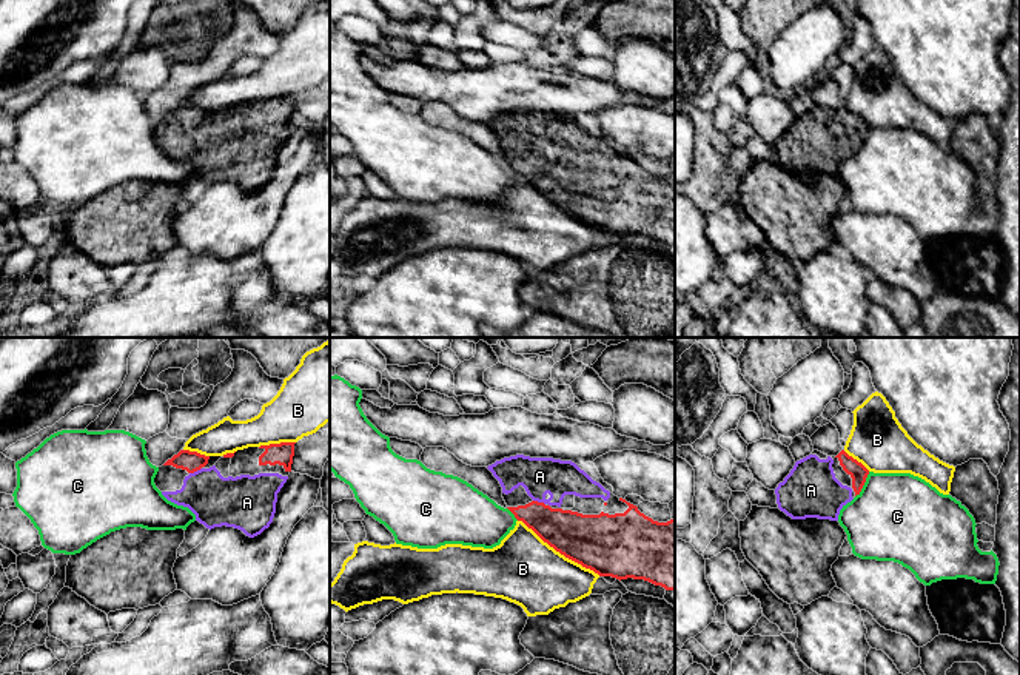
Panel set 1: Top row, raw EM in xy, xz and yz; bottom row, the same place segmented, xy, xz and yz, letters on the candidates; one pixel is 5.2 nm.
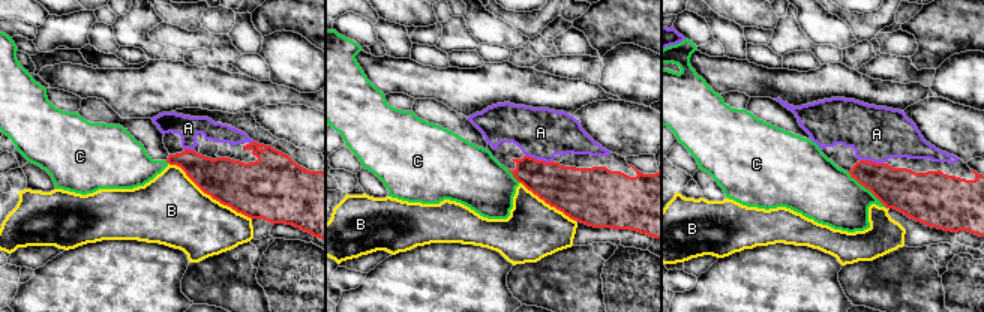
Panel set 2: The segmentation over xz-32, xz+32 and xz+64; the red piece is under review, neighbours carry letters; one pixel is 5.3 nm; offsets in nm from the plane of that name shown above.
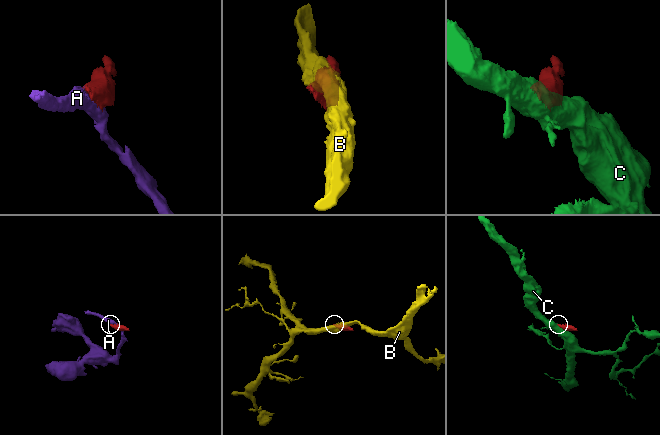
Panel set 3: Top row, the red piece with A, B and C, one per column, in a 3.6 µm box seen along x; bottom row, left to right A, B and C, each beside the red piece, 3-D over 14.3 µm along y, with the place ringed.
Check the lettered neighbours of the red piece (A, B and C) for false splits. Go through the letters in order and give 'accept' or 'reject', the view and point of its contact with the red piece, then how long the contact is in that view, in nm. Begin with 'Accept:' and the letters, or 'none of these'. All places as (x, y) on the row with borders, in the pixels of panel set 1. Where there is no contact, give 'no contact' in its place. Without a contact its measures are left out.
Accept: A
A: accept; contact xy (194, 470); length 70 nm
B: reject; contact xz (560, 552); length 500 nm
C: reject; contact yz (863, 484); length 150 nm

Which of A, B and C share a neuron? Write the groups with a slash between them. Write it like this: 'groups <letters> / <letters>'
groups A / B / C

